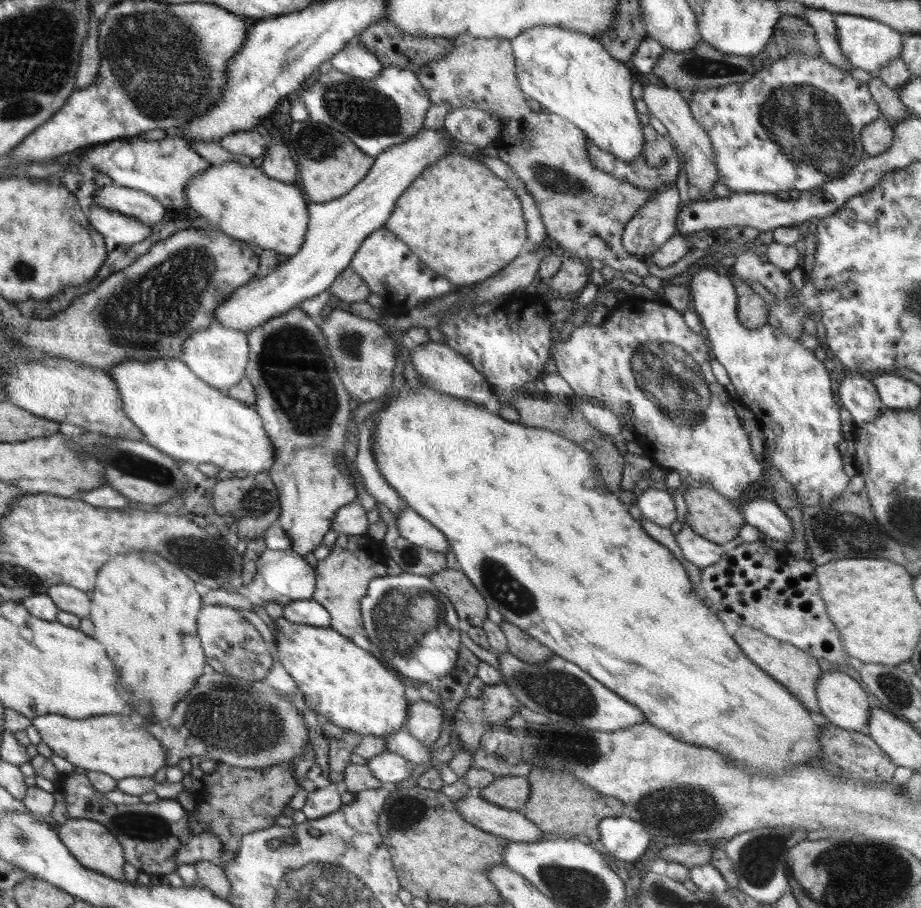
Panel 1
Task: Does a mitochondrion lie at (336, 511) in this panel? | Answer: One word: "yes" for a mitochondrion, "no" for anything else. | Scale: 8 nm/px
no

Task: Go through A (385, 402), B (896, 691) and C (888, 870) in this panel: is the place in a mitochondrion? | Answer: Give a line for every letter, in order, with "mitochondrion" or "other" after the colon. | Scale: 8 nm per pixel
A: other
B: mitochondrion
C: mitochondrion

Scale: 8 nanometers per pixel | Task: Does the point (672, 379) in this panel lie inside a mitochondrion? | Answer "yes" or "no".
yes

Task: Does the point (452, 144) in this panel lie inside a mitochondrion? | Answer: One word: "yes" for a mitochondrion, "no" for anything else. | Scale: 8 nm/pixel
no

